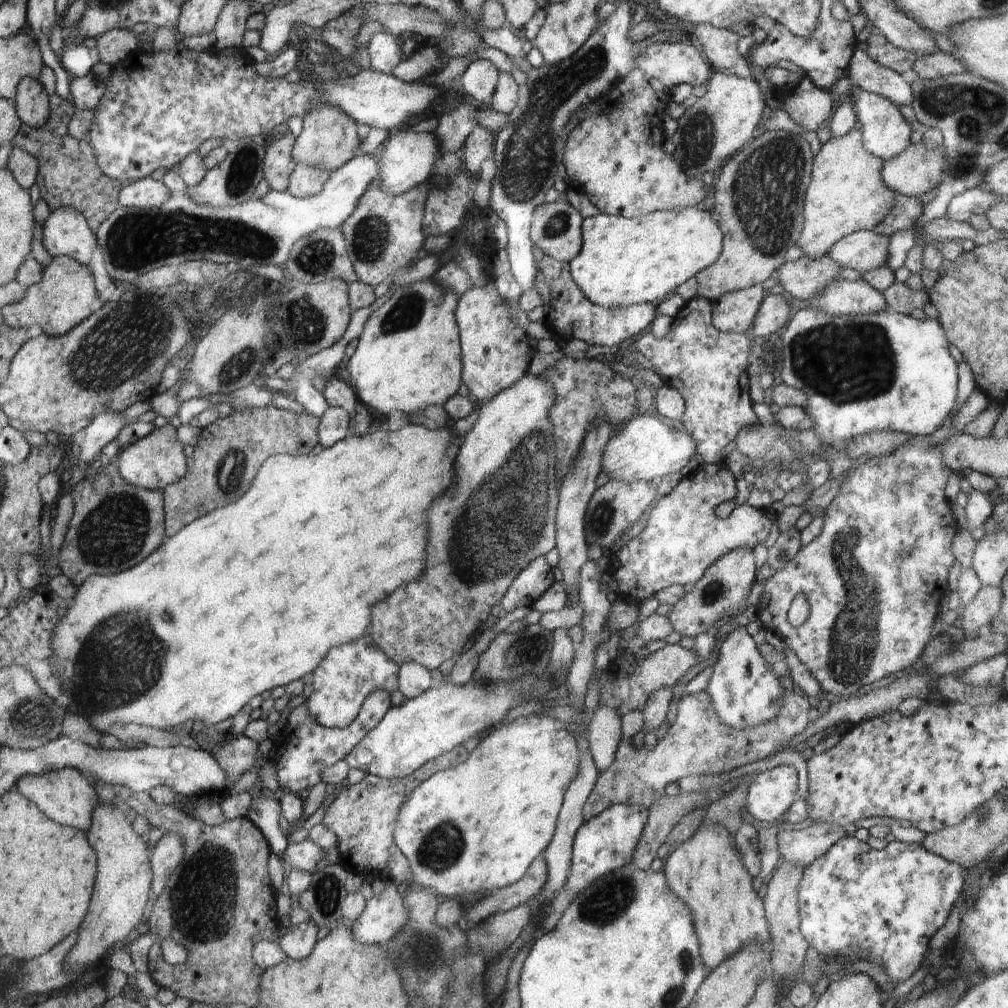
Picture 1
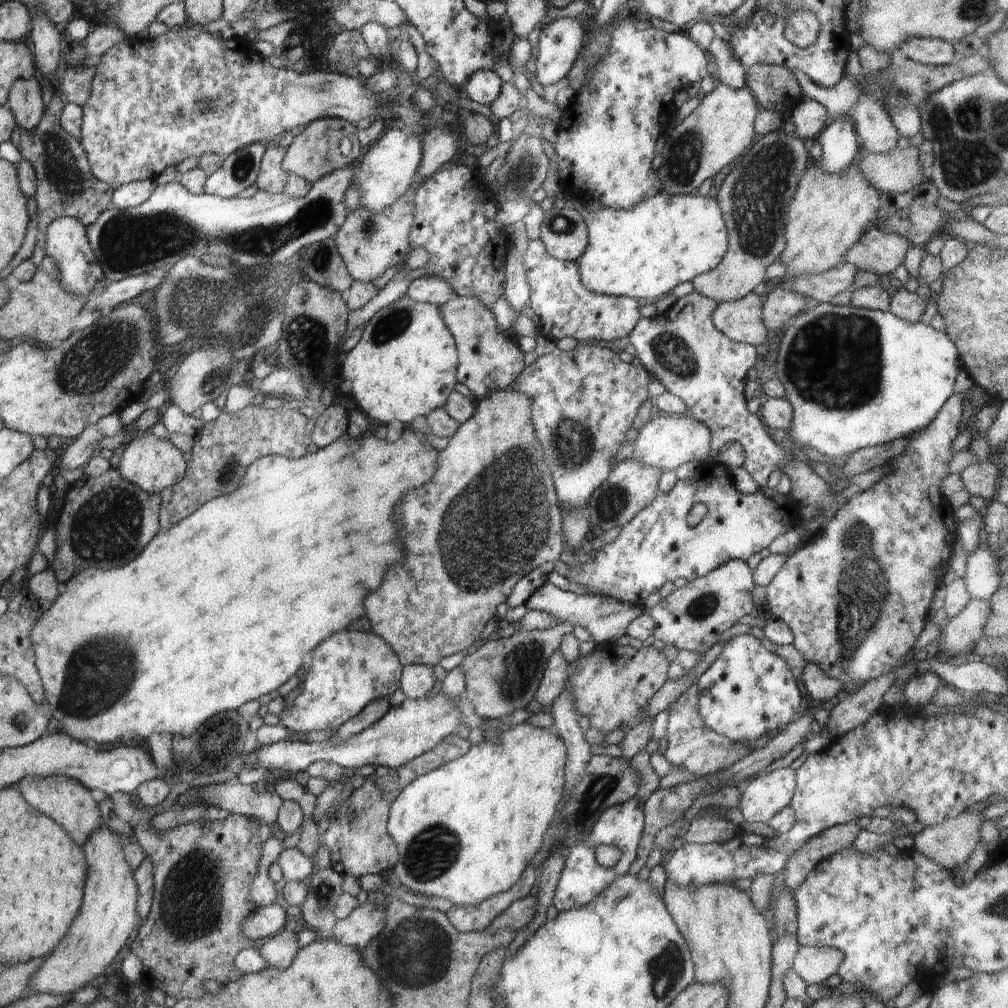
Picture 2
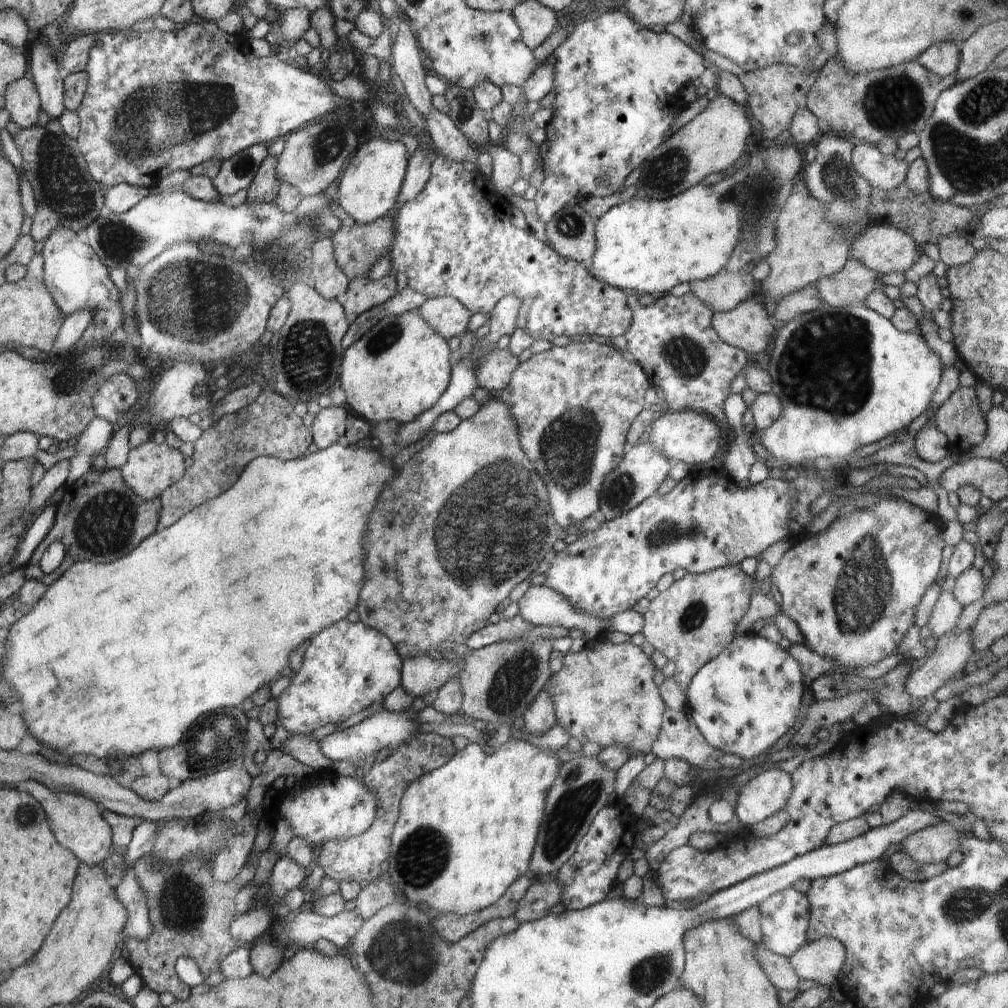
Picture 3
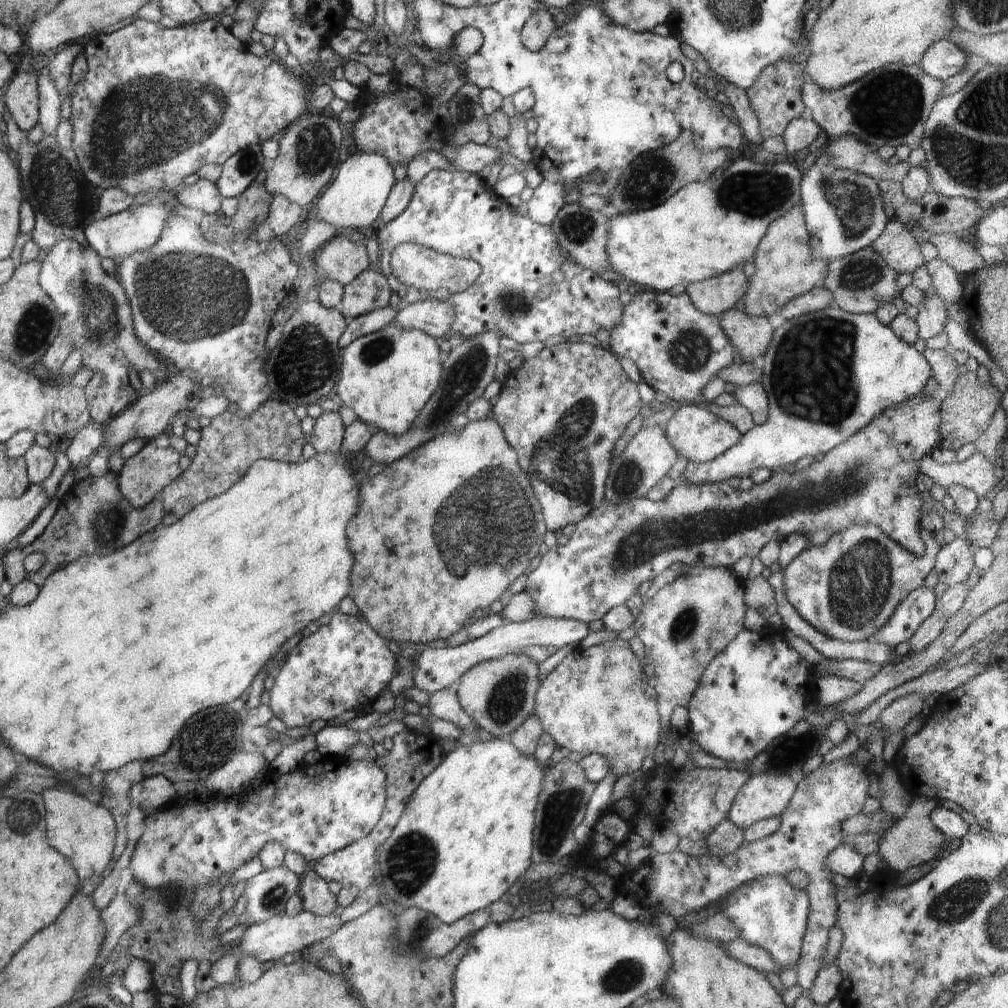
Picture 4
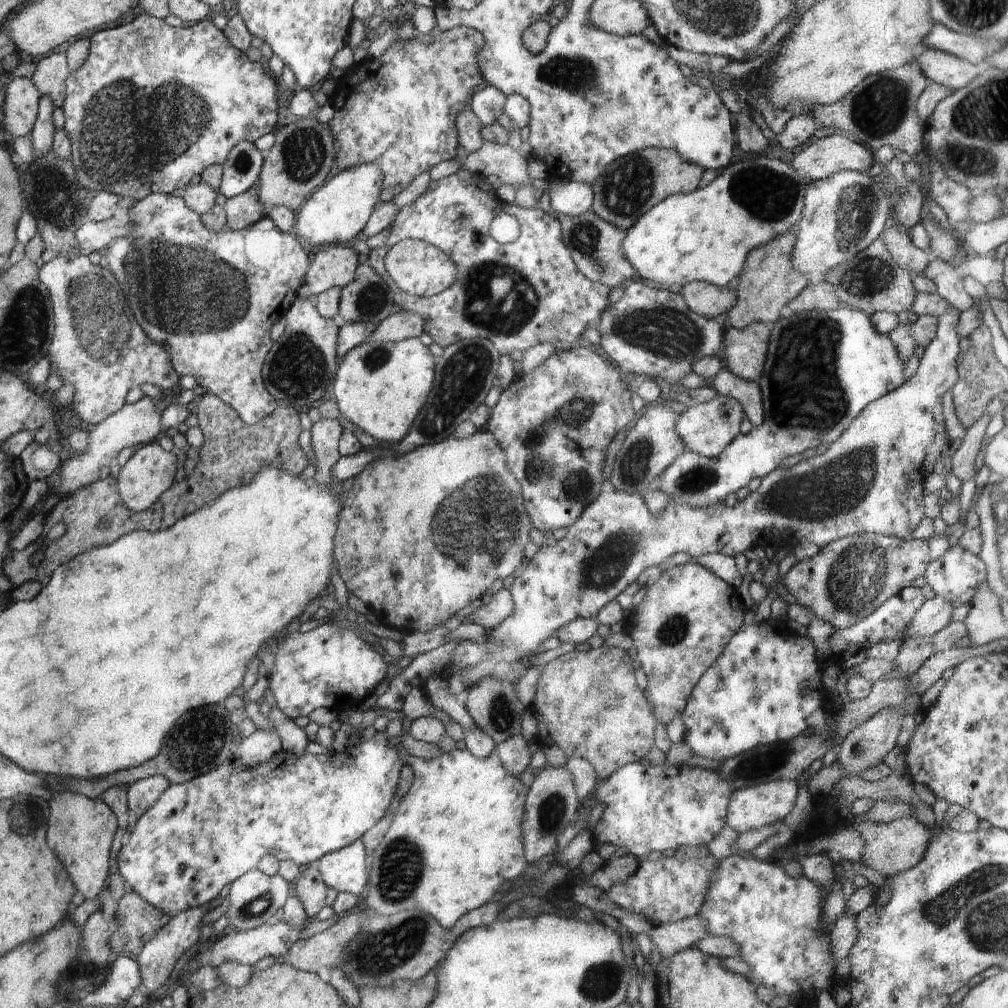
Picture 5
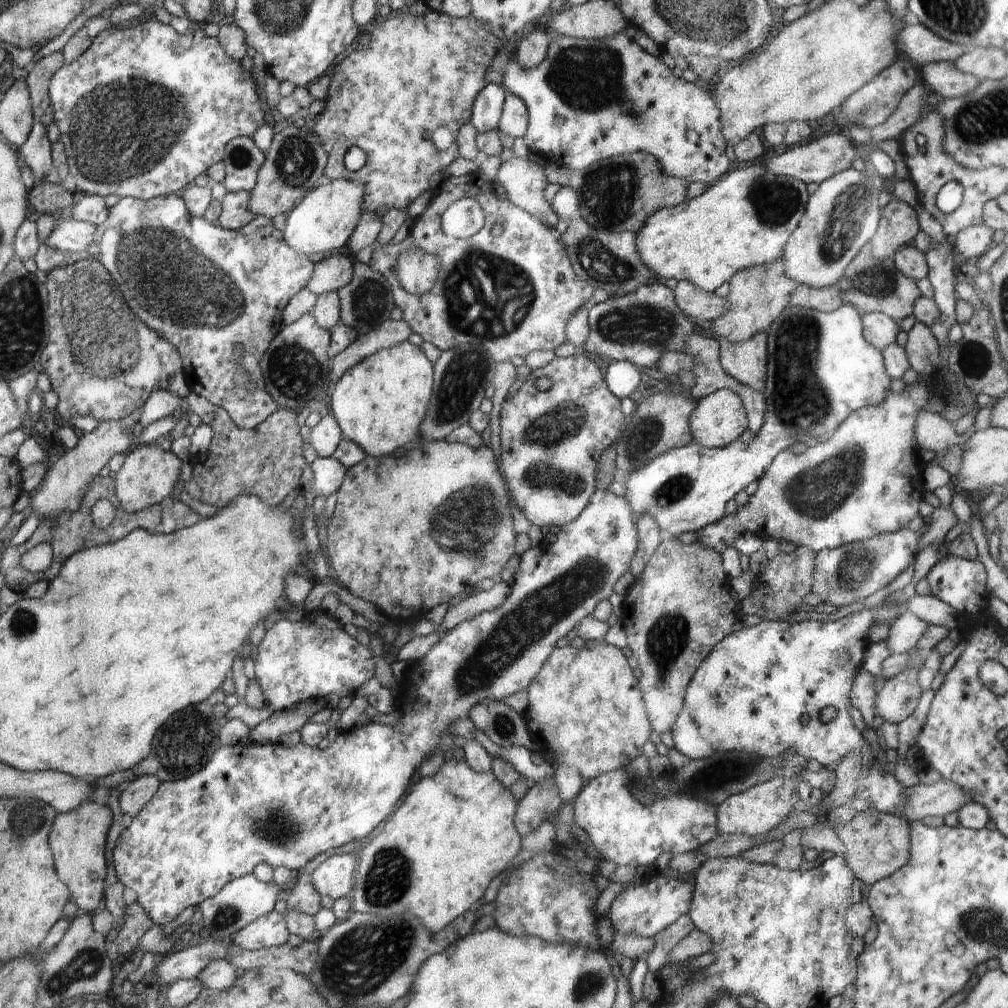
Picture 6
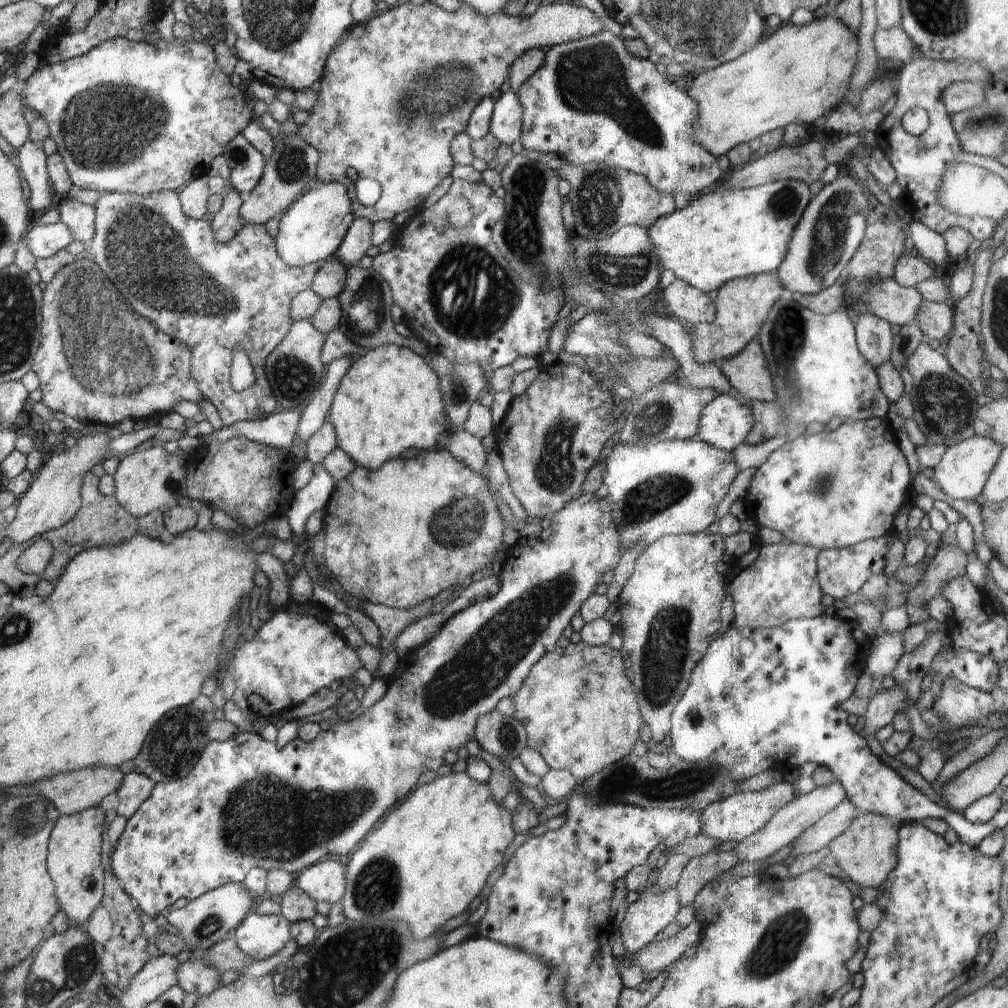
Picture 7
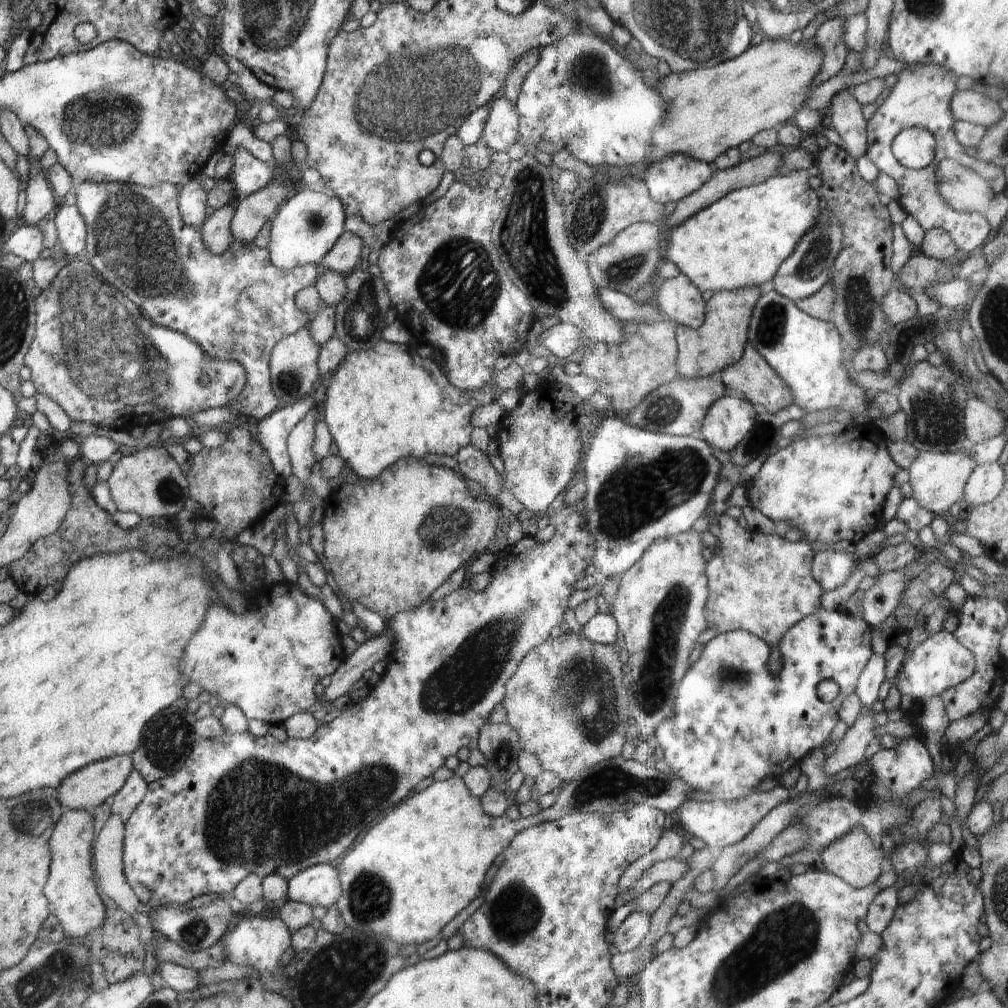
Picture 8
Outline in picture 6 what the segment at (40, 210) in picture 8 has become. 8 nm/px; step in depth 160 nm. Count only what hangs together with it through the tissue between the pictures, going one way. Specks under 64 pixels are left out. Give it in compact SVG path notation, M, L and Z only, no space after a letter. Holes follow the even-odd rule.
M34 124L32 134L19 152L22 152L23 164L28 166L32 174L46 179L54 173L52 144L48 140L47 126L44 124Z

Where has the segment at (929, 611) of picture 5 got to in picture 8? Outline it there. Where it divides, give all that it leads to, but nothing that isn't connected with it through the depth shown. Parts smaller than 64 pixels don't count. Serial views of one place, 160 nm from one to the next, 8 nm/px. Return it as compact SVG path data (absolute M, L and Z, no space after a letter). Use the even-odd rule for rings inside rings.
M873 654L862 670L854 693L860 704L866 709L879 705L878 691L886 679L886 658L882 654Z

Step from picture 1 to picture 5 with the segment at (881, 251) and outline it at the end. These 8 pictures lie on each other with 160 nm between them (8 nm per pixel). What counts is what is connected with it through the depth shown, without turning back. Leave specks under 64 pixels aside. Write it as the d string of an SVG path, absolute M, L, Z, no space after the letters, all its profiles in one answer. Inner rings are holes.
M898 223L888 228L880 238L884 241L895 263L909 273L923 274L932 260L932 254L929 251L923 251L914 246L908 229L902 224Z

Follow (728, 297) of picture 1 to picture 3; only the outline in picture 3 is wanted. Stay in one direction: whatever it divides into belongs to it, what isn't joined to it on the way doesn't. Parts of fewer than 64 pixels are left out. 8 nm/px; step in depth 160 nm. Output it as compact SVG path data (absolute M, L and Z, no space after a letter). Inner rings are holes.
M750 296L746 301L742 301L726 313L714 312L711 323L724 342L730 346L741 348L749 356L753 356L756 353L761 353L776 334L770 323L770 313L770 306L766 305L763 300Z

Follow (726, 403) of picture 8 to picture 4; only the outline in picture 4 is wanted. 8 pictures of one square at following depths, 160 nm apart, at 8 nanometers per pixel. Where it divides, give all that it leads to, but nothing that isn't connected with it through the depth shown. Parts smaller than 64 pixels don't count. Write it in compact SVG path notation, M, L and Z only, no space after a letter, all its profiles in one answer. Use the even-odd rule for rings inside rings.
M684 403L676 406L674 416L668 426L664 428L668 442L679 458L691 462L711 462L720 454L729 450L734 444L742 440L742 434L736 427L722 417L712 414L705 406L696 403Z

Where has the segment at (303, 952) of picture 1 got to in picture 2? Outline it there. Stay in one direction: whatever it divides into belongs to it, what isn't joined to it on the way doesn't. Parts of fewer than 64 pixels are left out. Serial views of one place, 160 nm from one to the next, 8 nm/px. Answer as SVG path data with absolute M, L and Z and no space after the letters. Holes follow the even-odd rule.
M298 930L280 931L277 935L261 942L258 947L261 955L269 962L270 967L285 969L294 962L300 950L297 941Z

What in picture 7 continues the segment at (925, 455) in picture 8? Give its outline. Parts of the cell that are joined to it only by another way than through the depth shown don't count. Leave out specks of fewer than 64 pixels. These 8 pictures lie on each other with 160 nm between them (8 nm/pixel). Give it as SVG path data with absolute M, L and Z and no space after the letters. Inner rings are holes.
M972 436L966 440L947 447L942 454L942 460L932 468L932 481L940 487L941 491L954 500L980 501L982 488L998 462L998 456L1003 446L990 440L988 436Z

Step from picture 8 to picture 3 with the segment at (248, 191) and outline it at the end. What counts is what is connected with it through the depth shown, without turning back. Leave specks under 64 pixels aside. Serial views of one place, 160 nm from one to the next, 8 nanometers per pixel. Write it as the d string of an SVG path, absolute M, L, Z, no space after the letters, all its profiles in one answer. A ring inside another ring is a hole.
M263 144L248 147L221 163L212 184L222 198L229 198L251 186L261 164L268 158L267 147Z

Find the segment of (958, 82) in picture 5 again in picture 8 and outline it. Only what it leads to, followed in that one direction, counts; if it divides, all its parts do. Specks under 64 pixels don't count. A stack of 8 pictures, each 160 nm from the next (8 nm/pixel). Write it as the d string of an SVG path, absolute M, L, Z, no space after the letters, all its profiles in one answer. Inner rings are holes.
M972 89L955 92L950 105L955 120L967 121L986 128L1000 122L1005 113L999 102Z

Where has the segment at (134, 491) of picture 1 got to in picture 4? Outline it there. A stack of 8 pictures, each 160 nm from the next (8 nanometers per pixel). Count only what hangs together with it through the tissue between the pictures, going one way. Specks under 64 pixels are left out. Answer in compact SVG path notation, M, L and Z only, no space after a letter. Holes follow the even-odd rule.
M110 469L100 478L92 476L85 478L77 482L62 498L59 510L39 538L25 548L12 546L1 561L5 579L13 586L22 580L32 580L40 588L56 570L66 568L80 556L86 554L104 556L116 552L126 544L134 544L134 540L138 540L140 536L146 536L159 526L163 526L164 519L165 501L160 500L160 497L146 508L135 508L130 504L130 500L126 500L121 490L120 472L113 472ZM32 552L44 554L44 564L37 572L28 573L23 569L23 561Z

